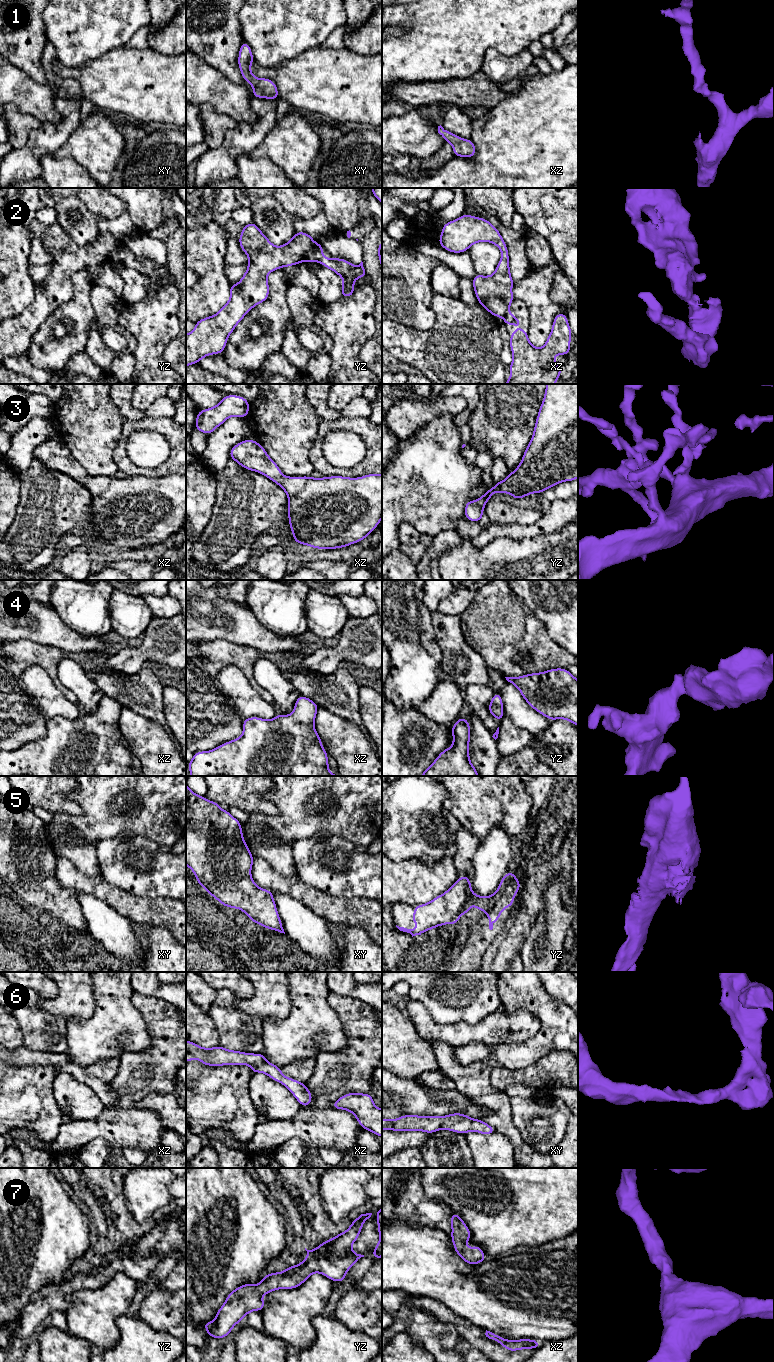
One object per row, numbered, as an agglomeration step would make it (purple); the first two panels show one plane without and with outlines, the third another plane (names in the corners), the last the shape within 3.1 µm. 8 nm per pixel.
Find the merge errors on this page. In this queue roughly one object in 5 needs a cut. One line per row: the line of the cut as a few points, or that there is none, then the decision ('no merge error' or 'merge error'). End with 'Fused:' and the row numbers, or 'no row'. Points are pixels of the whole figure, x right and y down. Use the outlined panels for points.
1: cut none; no merge error
2: cut yz (314, 246), (307, 255); merge error
3: cut none; no merge error
4: cut none; no merge error
5: cut none; no merge error
6: cut none; no merge error
7: cut none; no merge error
Fused: 2

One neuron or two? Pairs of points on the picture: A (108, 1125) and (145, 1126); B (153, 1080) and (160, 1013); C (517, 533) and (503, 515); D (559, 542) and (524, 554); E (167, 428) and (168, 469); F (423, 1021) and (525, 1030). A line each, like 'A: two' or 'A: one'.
A: one
B: one
C: two
D: one
E: one
F: one

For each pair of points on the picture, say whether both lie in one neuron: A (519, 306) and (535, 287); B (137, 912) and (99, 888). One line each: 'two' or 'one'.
A: two
B: one

